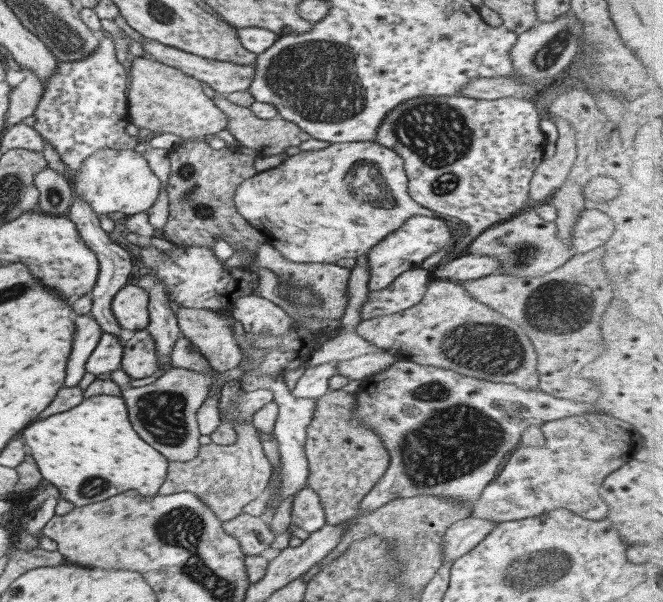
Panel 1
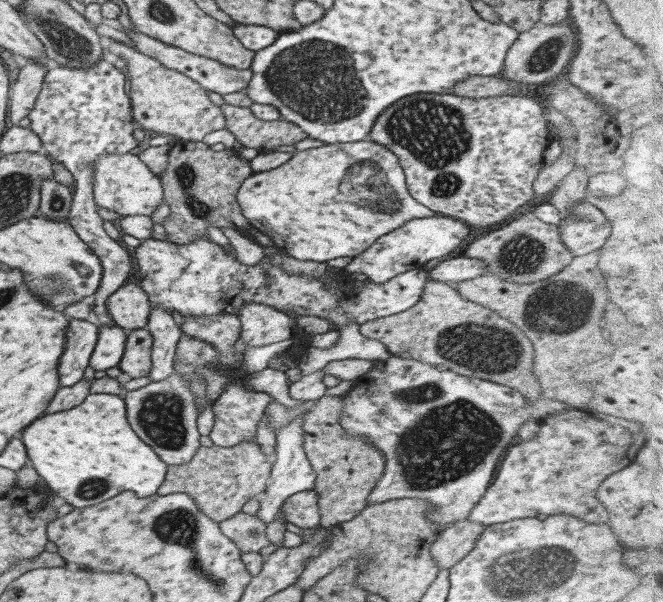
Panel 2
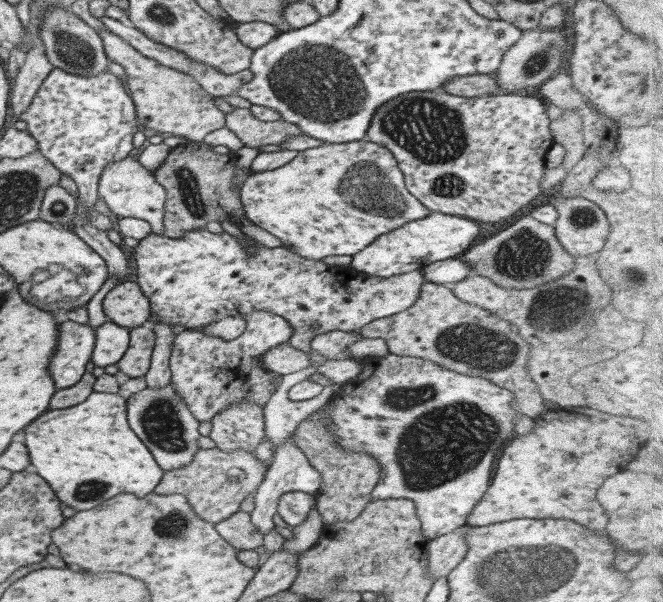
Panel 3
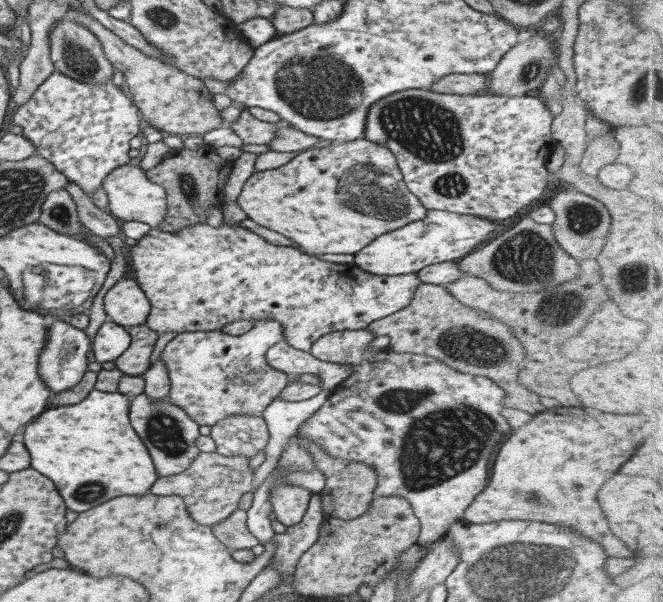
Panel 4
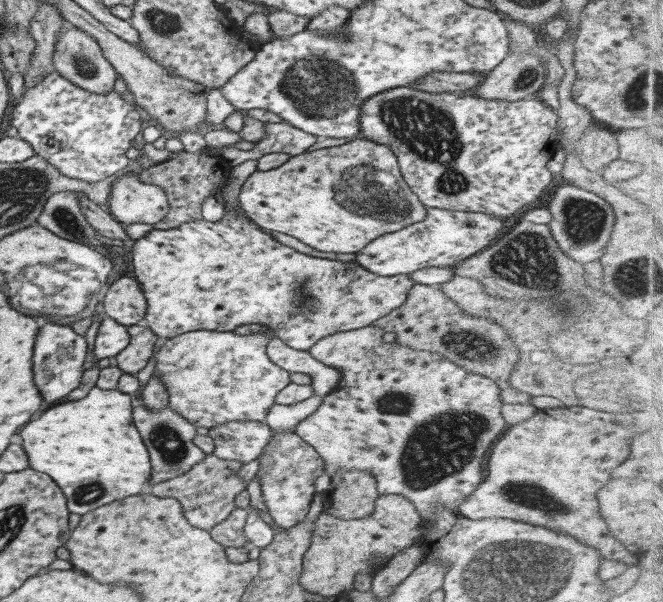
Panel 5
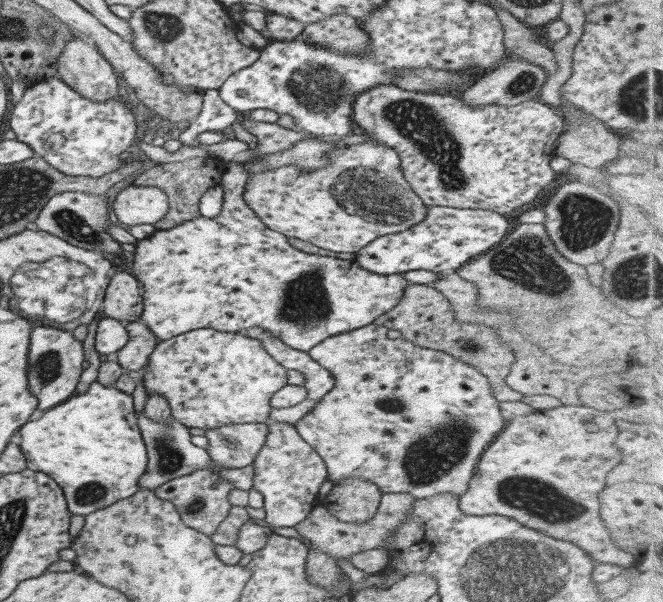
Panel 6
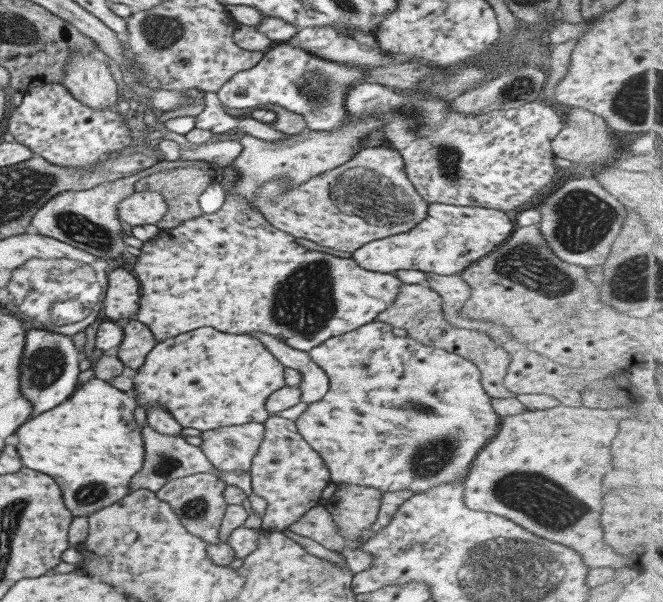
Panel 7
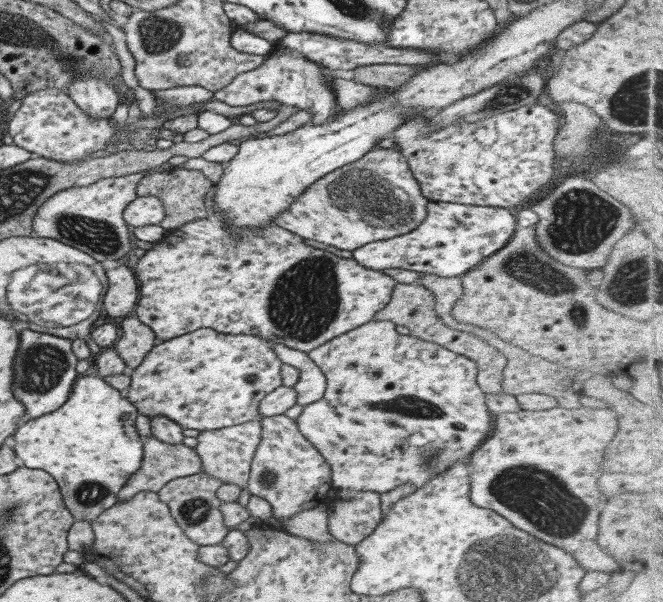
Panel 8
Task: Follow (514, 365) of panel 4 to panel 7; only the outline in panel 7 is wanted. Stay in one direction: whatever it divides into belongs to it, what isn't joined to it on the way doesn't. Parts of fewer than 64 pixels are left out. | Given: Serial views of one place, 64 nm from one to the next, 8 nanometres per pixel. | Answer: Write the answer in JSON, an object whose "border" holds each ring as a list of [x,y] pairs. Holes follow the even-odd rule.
{"border":[[[402,283],[397,290],[397,296],[391,306],[374,318],[375,321],[389,324],[392,328],[405,330],[406,337],[419,342],[421,345],[439,348],[471,362],[480,373],[481,387],[490,399],[505,399],[515,397],[503,385],[503,378],[511,358],[503,348],[496,346],[487,333],[453,327],[445,321],[441,313],[441,296],[425,284]]]}

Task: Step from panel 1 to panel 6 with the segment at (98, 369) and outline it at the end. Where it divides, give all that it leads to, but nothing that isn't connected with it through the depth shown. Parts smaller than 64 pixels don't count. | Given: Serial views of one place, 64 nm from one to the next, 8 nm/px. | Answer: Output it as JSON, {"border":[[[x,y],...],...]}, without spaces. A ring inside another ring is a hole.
{"border":[[[105,316],[98,319],[94,334],[94,350],[97,354],[112,358],[127,340],[127,331],[119,321]]]}

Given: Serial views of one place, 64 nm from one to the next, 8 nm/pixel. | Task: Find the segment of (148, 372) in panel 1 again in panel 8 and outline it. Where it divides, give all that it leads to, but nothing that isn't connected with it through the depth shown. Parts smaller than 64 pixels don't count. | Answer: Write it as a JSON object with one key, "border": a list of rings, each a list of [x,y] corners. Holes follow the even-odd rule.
{"border":[[[133,315],[123,317],[119,324],[121,336],[111,348],[115,350],[125,367],[135,369],[155,345],[156,339],[151,328],[139,322]]]}

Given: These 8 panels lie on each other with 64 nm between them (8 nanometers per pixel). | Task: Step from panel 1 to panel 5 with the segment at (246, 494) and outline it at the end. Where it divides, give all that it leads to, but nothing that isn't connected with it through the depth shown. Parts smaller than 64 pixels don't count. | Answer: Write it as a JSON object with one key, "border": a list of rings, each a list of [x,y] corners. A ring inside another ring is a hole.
{"border":[[[213,453],[205,454],[201,461],[193,464],[184,474],[149,485],[146,491],[159,498],[177,499],[181,505],[183,517],[189,524],[209,530],[215,524],[219,524],[236,507],[233,504],[233,498],[239,492],[246,490],[244,480],[238,476],[242,465],[236,460],[220,459]]]}

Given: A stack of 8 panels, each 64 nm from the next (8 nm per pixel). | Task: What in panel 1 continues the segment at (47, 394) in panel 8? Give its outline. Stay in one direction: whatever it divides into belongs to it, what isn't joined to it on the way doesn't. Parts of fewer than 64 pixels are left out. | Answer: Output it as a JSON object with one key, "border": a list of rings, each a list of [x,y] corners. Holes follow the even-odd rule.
{"border":[[[90,314],[74,316],[73,323],[75,323],[74,340],[63,378],[65,388],[77,385],[85,374],[84,365],[87,357],[95,349],[102,332],[101,327]]]}

